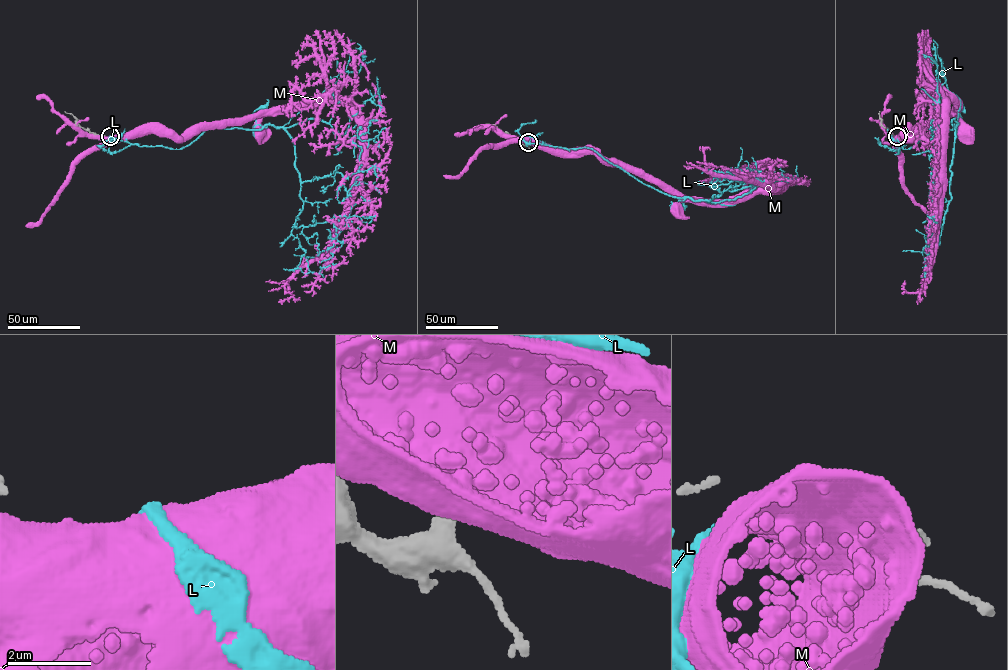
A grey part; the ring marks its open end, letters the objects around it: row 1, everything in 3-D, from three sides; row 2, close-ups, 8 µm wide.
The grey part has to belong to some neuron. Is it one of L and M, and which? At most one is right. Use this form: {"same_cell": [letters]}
{"same_cell": ["L"]}

